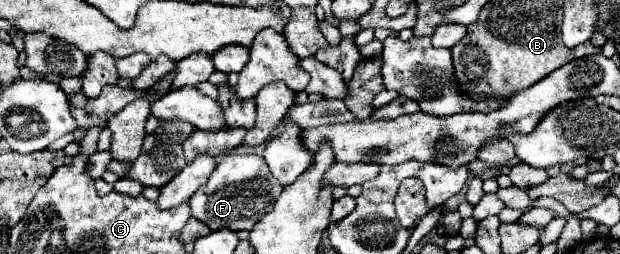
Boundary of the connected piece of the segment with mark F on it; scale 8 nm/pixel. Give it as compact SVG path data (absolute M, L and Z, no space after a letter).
M229 153L221 157L217 169L211 173L209 181L201 185L195 195L189 199L193 207L193 217L209 225L209 229L245 229L249 231L277 201L283 185L273 177L269 165L259 155L237 155Z

